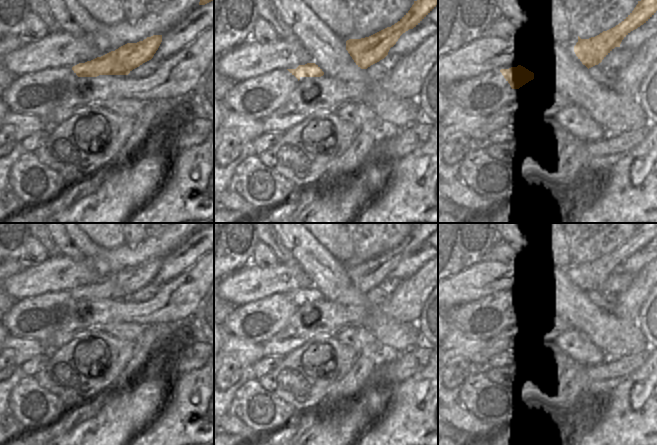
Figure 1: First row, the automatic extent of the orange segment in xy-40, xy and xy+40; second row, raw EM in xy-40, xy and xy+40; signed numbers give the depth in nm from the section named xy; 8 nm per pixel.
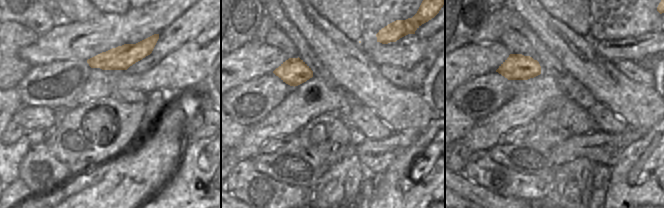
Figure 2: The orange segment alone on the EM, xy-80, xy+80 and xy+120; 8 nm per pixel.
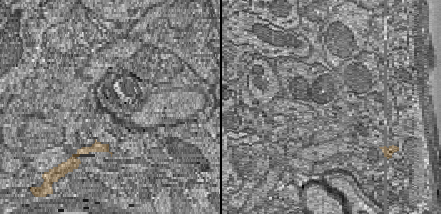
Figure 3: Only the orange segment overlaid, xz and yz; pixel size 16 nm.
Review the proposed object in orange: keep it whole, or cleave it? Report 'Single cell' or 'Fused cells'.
Single cell.

